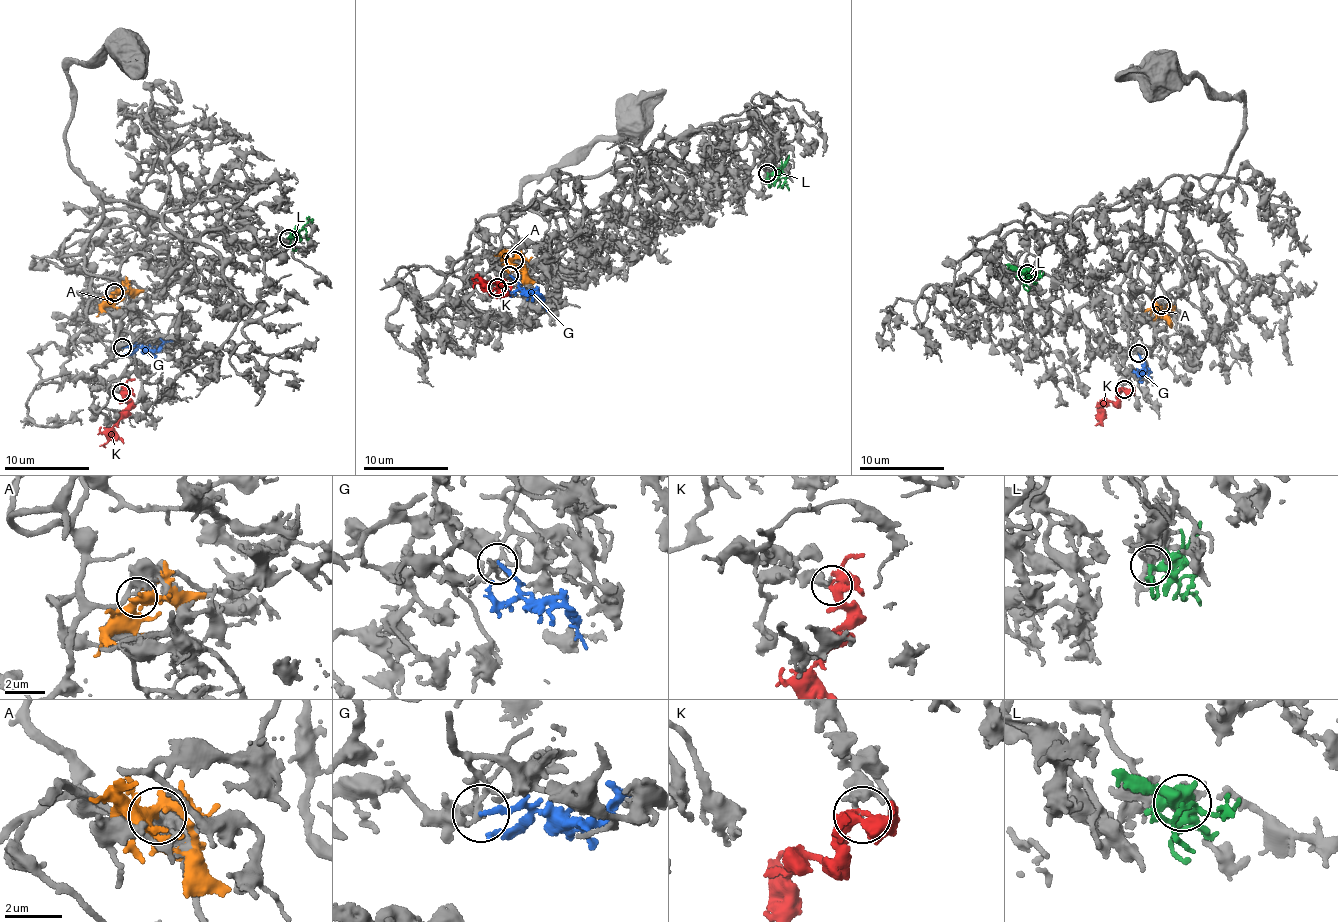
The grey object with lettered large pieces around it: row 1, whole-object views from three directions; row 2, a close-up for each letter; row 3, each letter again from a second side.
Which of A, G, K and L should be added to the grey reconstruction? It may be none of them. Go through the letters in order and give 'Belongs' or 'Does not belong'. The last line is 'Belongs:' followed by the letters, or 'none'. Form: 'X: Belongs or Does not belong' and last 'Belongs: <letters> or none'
A: Does not belong
G: Does not belong
K: Does not belong
L: Does not belong
Belongs: none

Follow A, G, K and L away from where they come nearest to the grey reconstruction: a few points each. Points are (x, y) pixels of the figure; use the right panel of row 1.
A: (1160, 305), (1157, 307), (1164, 312), (1171, 310), (1169, 306)
G: (1139, 353), (1144, 364), (1139, 372), (1153, 384)
K: (1124, 388), (1117, 400), (1106, 402), (1103, 413), (1097, 416), (1100, 422)
L: (1027, 273), (1024, 282), (1031, 287)

